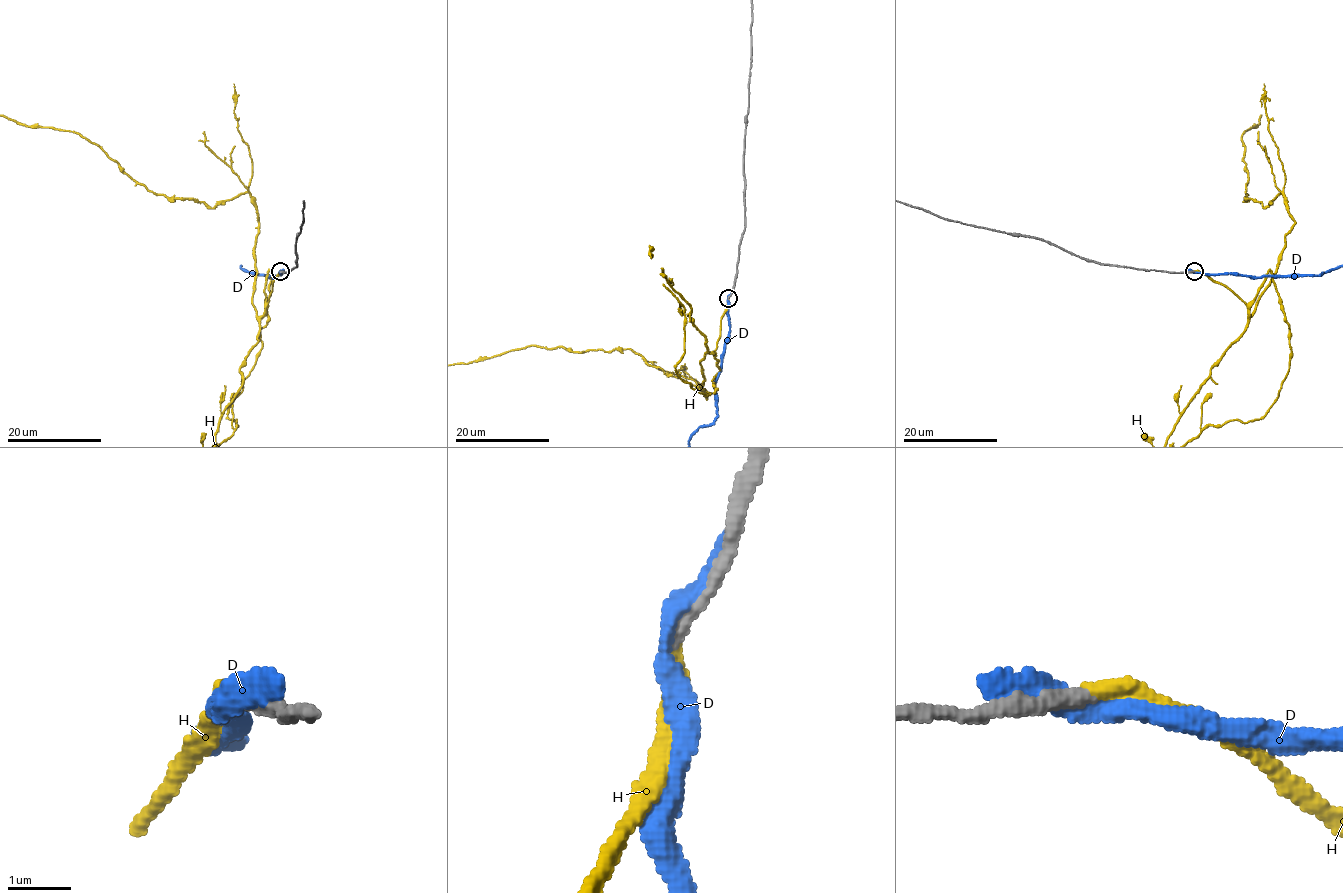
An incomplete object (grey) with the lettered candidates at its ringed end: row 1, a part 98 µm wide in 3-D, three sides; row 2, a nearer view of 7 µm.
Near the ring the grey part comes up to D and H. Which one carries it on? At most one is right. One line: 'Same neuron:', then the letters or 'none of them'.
Same neuron: H

